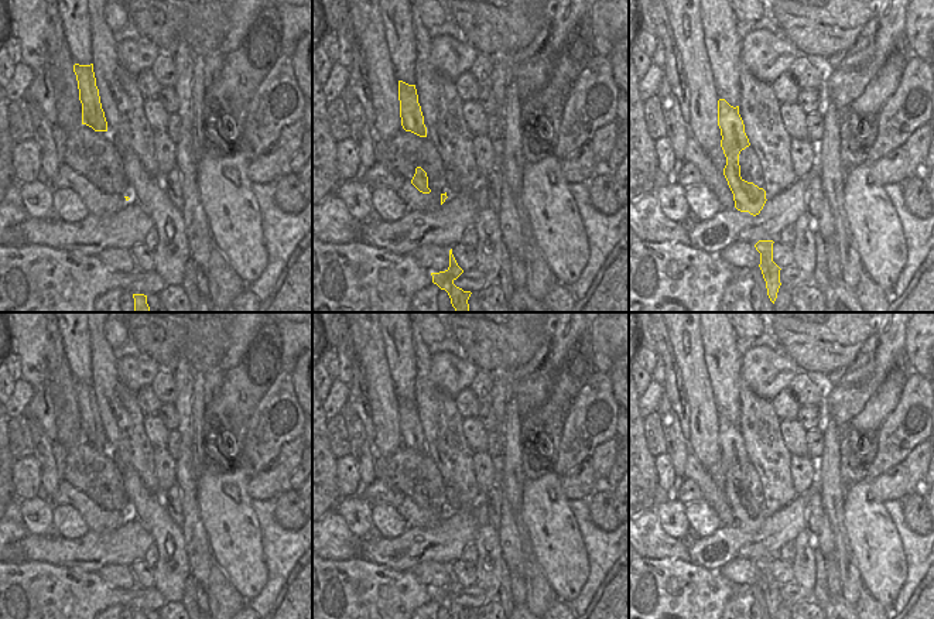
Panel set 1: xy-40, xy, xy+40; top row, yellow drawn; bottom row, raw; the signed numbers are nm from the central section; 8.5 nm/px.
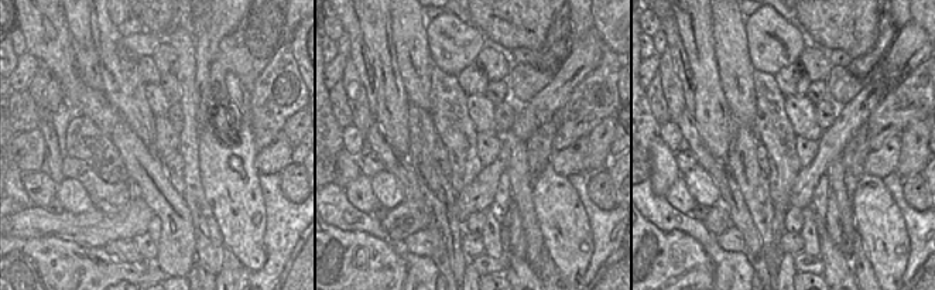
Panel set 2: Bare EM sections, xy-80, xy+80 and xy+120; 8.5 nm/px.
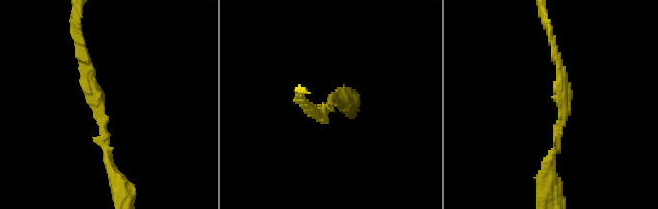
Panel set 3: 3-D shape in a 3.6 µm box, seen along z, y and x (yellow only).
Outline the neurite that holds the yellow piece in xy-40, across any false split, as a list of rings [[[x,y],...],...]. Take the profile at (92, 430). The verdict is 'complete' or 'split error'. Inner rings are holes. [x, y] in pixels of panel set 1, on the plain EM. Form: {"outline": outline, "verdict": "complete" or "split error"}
{"outline": [[[75,380],[73,389],[78,397],[79,417],[82,420],[82,441],[92,444],[95,448],[107,448],[107,438],[96,403],[93,380]]], "verdict": "complete"}

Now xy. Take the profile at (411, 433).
{"outline": [[[398,397],[398,417],[403,445],[420,454],[427,454],[427,444],[418,420],[415,401]]], "verdict": "complete"}

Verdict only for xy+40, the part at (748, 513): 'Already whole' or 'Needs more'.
Already whole.

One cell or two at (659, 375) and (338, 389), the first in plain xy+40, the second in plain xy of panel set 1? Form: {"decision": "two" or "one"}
{"decision": "two"}

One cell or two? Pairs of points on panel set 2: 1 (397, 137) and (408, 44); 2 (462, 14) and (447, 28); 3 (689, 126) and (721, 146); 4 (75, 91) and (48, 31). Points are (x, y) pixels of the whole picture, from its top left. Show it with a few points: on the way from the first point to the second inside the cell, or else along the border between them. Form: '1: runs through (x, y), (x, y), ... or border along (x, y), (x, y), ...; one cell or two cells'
1: border along (396, 51), (400, 78), (411, 102); two cells
2: border along (454, 14), (466, 23), (472, 23); two cells
3: border along (691, 115), (701, 142), (715, 159); two cells
4: runs through (67, 77), (52, 45); one cell

